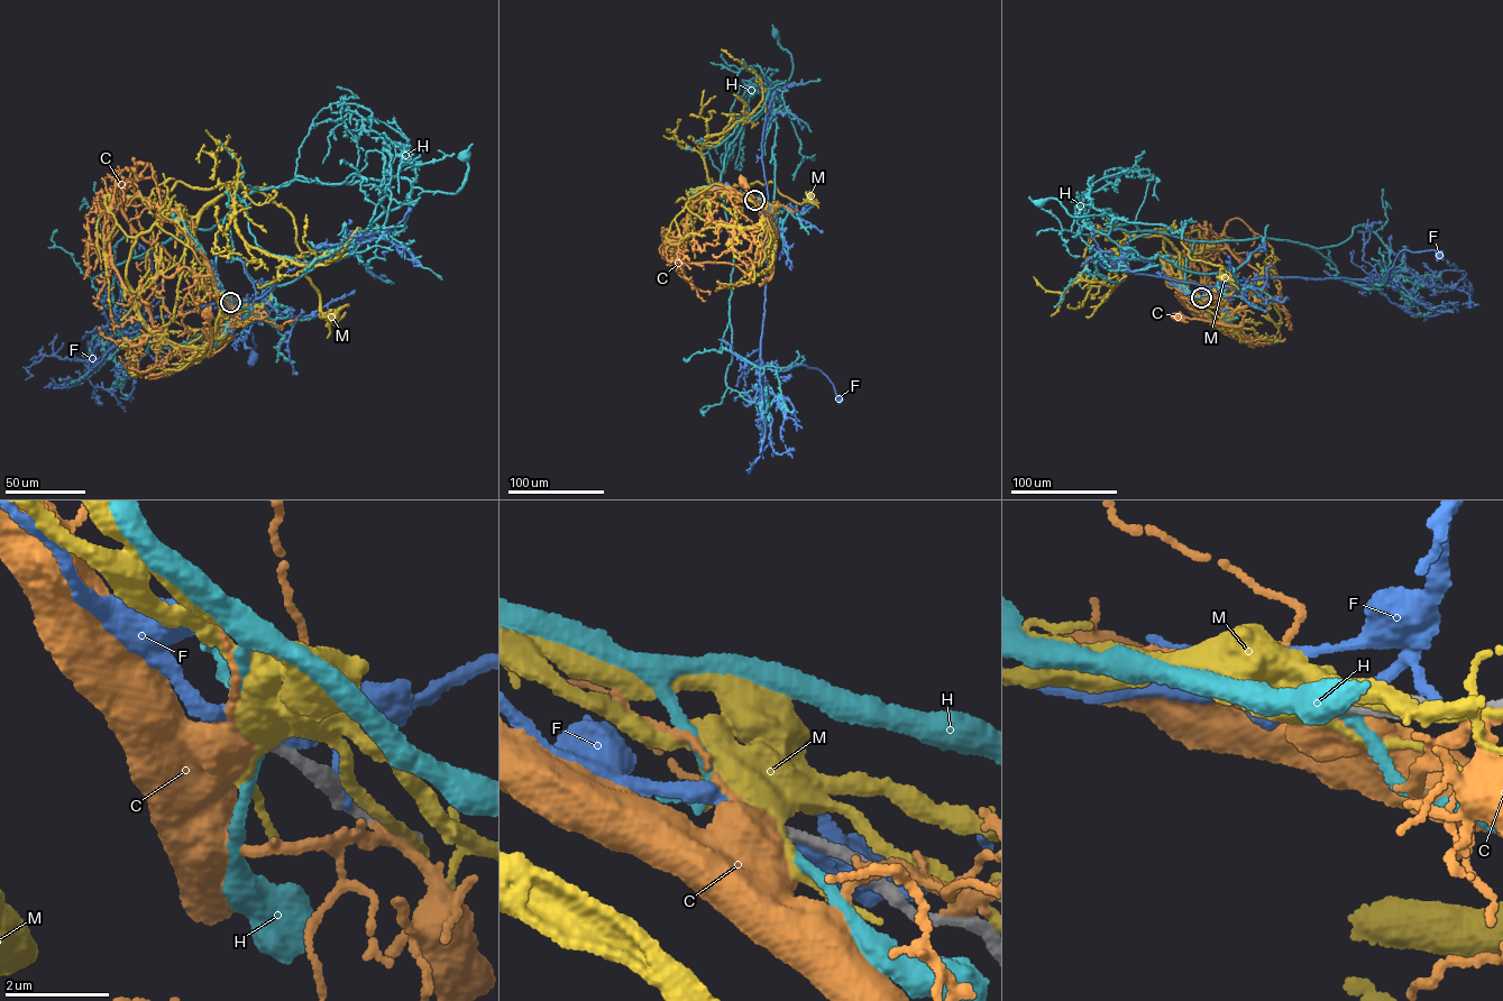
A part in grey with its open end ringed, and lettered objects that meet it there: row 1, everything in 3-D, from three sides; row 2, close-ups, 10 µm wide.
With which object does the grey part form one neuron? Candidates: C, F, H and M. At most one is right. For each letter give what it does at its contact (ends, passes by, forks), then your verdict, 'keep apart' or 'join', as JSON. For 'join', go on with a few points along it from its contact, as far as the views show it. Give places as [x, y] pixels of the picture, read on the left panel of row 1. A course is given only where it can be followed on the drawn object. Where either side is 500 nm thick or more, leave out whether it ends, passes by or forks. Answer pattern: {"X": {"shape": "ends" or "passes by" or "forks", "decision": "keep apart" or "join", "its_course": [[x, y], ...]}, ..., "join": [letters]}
{"C": {"decision": "keep apart"}, "F": {"shape": "passes by", "decision": "keep apart"}, "H": {"shape": "passes by", "decision": "keep apart"}, "M": {"shape": "passes by", "decision": "keep apart"}, "join": []}

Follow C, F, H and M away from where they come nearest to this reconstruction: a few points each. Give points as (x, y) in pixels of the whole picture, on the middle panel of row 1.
C: (754, 200), (742, 181)
F: (755, 200), (767, 205), (768, 201), (771, 226), (761, 367), (776, 372), (800, 365), (817, 368), (839, 398)
H: (754, 200), (769, 203), (775, 214), (772, 102), (780, 102), (793, 67), (775, 34)
M: (754, 200), (707, 198), (709, 184), (757, 181), (775, 183), (797, 203), (809, 196)

